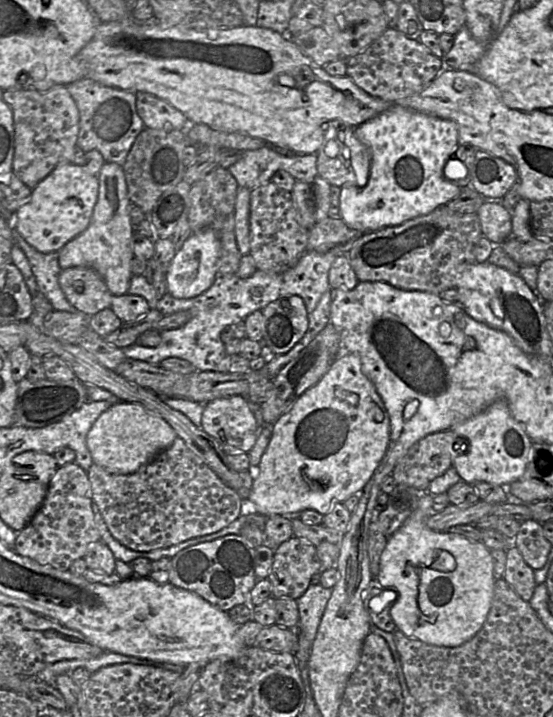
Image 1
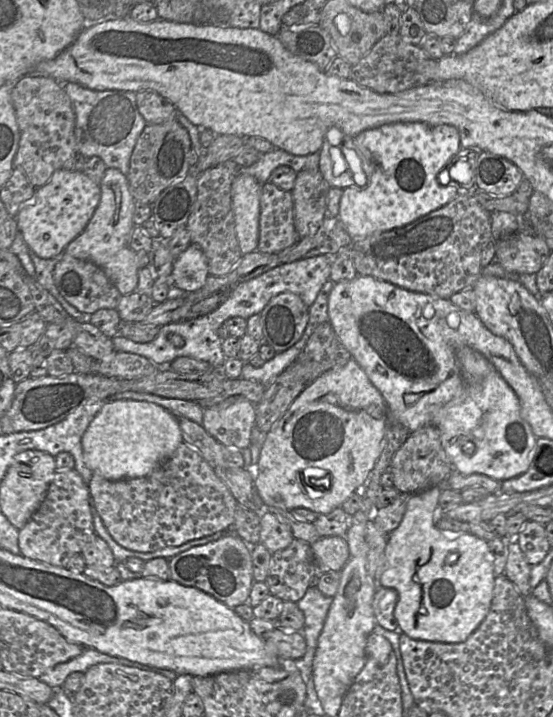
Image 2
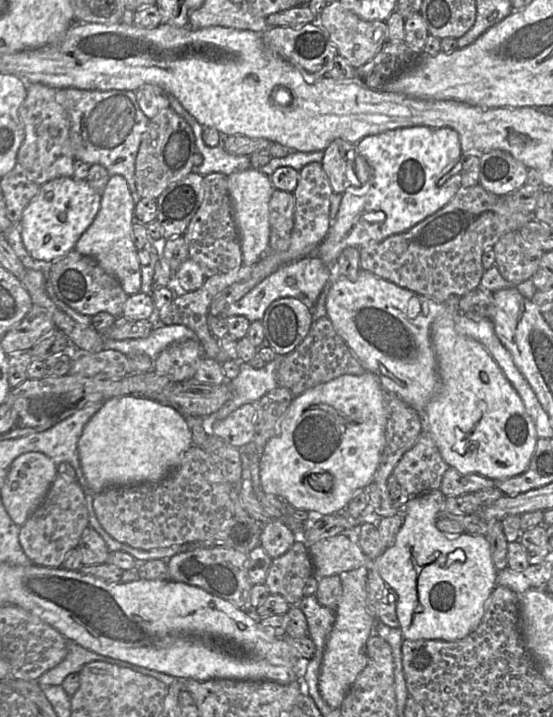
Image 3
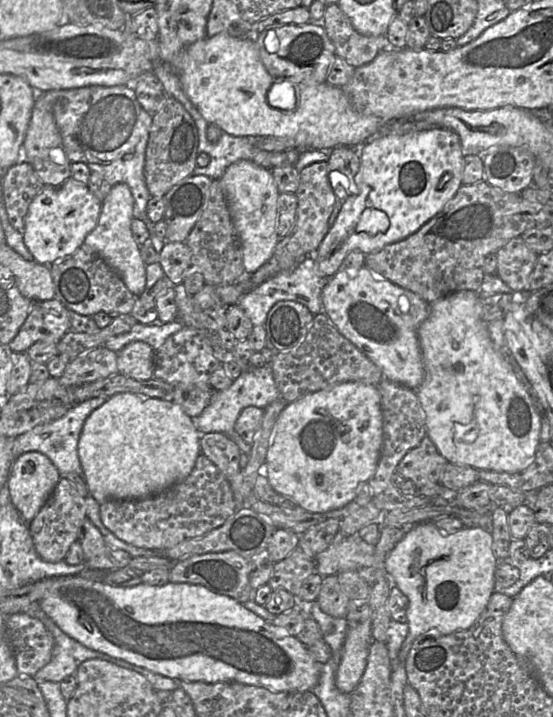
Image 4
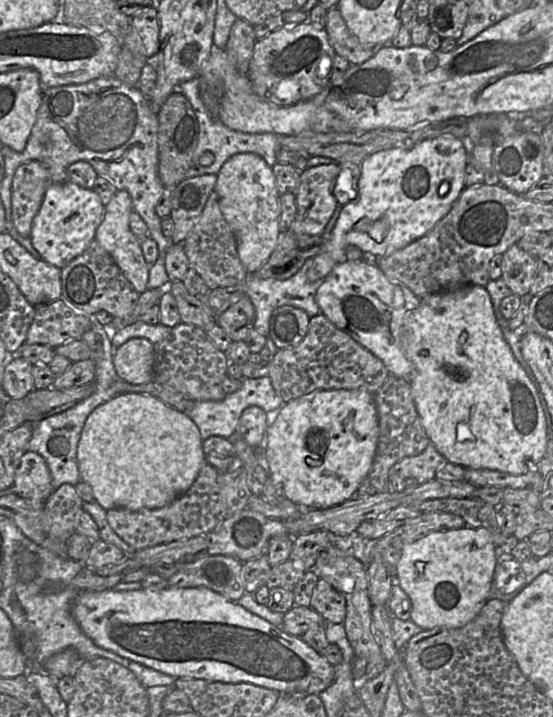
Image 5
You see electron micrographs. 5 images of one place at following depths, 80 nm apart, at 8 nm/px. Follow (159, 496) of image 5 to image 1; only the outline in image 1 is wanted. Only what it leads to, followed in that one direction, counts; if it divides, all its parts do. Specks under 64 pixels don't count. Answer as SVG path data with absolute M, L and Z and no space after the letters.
M138 403L112 404L94 422L86 437L93 463L116 475L129 475L151 462L177 438L174 429L161 417Z

